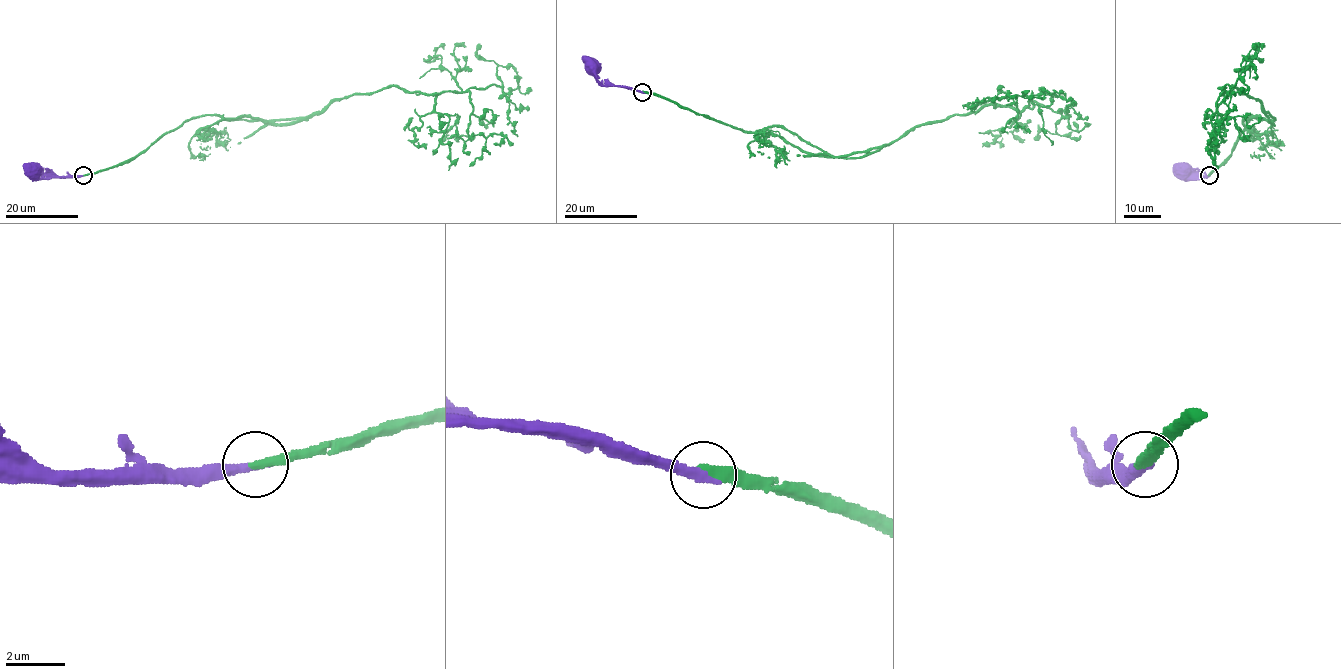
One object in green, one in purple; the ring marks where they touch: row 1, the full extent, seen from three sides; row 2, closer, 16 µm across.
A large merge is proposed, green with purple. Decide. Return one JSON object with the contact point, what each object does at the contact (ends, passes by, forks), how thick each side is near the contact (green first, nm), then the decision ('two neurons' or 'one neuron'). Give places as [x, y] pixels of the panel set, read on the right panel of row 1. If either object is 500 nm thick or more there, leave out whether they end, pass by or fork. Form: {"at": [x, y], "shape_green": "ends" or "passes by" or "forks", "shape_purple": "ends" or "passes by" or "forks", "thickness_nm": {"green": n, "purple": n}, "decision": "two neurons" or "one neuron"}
{"at": [1209, 175], "shape_green": "ends", "shape_purple": "ends", "thickness_nm": {"green": 360, "purple": 320}, "decision": "one neuron"}

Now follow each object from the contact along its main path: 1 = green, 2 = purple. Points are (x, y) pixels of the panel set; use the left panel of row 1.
1: (84, 175), (197, 117), (301, 119), (393, 86), (502, 87), (480, 44)
2: (84, 175), (42, 174), (35, 170)

